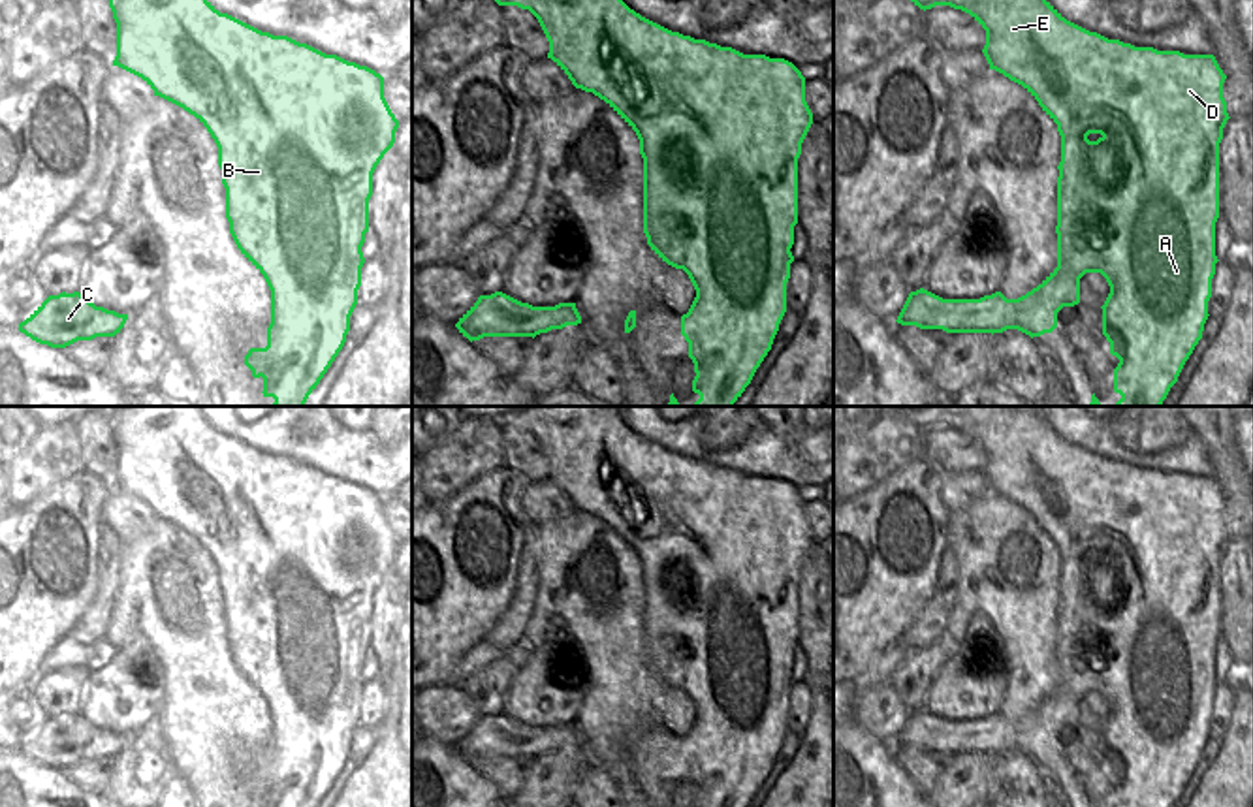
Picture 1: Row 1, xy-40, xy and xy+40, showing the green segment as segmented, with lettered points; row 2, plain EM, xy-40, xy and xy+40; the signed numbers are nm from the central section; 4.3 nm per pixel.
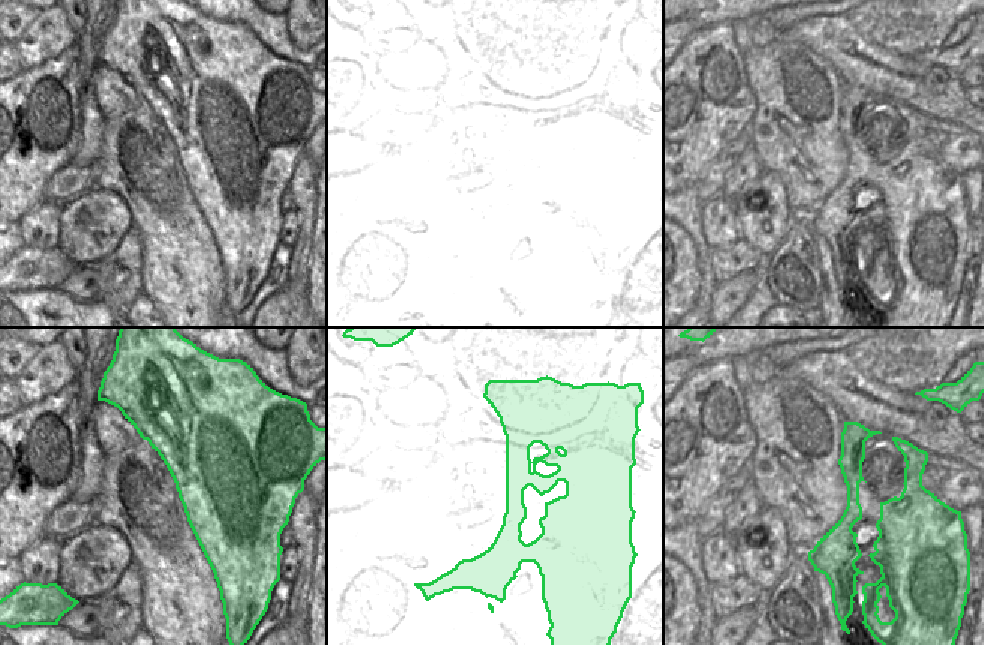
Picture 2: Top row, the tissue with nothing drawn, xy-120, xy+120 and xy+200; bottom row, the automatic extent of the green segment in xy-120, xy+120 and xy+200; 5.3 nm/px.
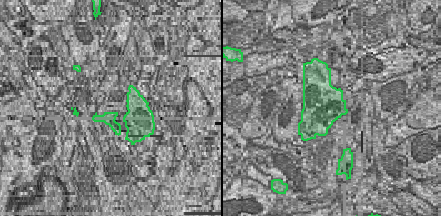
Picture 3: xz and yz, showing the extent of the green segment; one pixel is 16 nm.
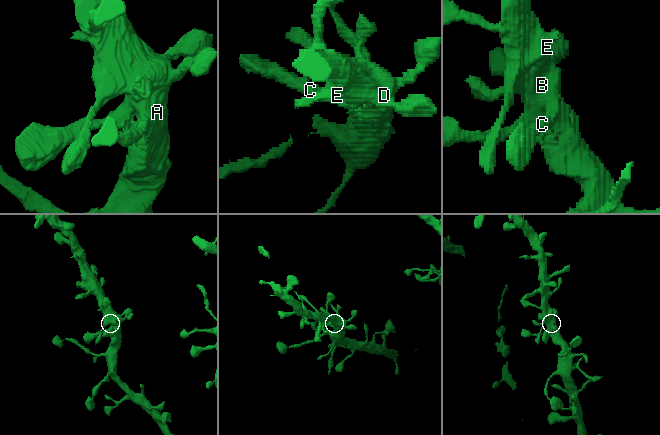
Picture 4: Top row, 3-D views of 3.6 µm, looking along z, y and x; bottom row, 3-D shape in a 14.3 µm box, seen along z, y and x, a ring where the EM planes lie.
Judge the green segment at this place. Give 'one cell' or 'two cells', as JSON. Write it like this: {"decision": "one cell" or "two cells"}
{"decision": "one cell"}

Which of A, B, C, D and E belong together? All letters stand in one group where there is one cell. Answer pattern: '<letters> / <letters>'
A B C D E

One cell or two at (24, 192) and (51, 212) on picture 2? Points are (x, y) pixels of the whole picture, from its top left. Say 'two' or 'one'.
two

